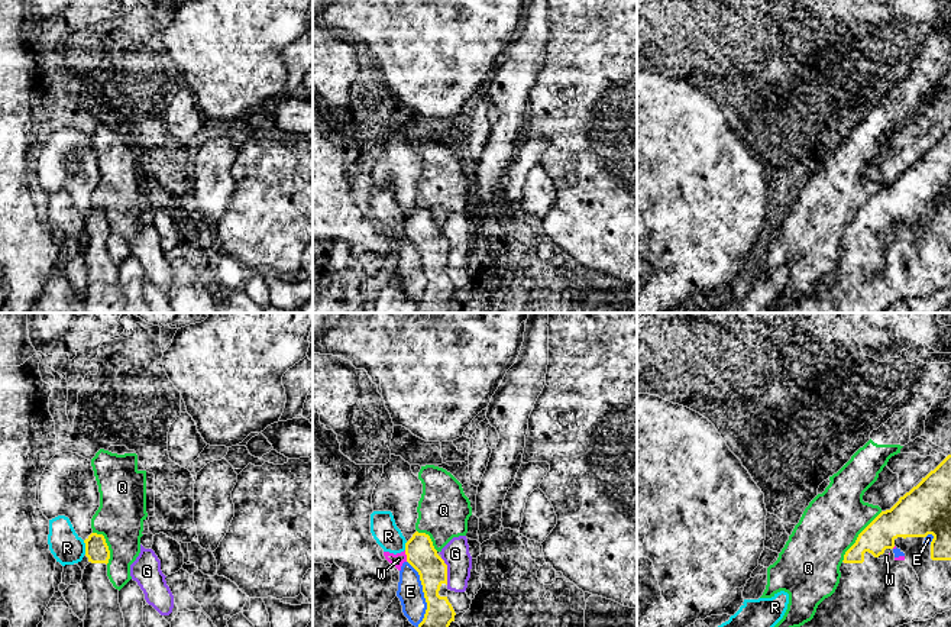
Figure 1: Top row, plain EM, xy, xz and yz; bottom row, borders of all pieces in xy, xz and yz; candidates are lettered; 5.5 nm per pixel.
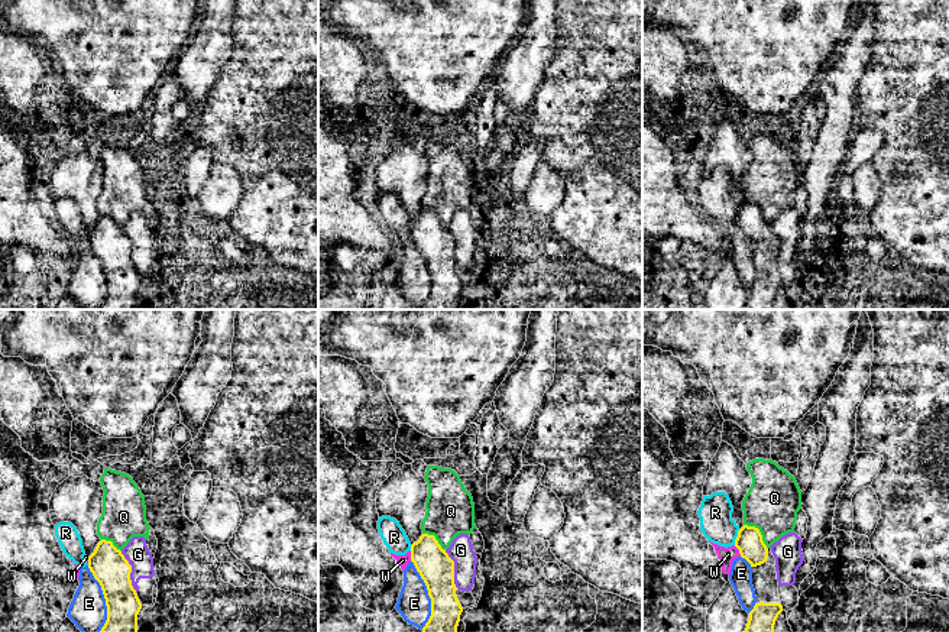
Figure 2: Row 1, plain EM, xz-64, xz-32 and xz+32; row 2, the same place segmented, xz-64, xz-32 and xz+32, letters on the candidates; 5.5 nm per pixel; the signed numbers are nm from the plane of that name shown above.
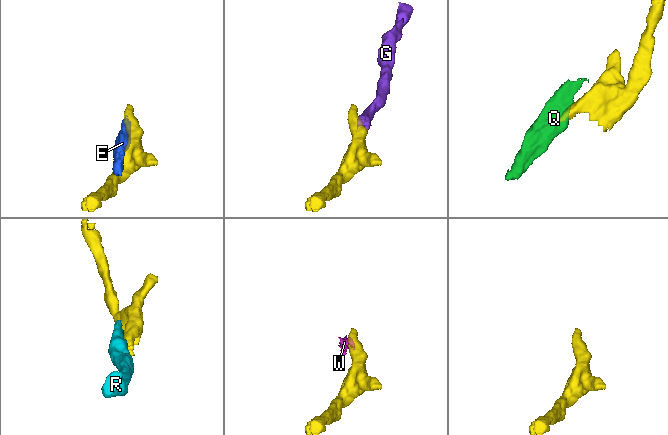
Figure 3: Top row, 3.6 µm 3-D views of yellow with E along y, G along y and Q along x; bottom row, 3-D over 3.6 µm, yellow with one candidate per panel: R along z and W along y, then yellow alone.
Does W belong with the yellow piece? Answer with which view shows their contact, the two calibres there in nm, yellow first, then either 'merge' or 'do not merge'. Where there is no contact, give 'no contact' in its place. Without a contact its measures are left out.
xz | 160/70 nm | do not merge

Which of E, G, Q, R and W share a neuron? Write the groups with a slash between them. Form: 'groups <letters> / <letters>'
groups E R W / G / Q

